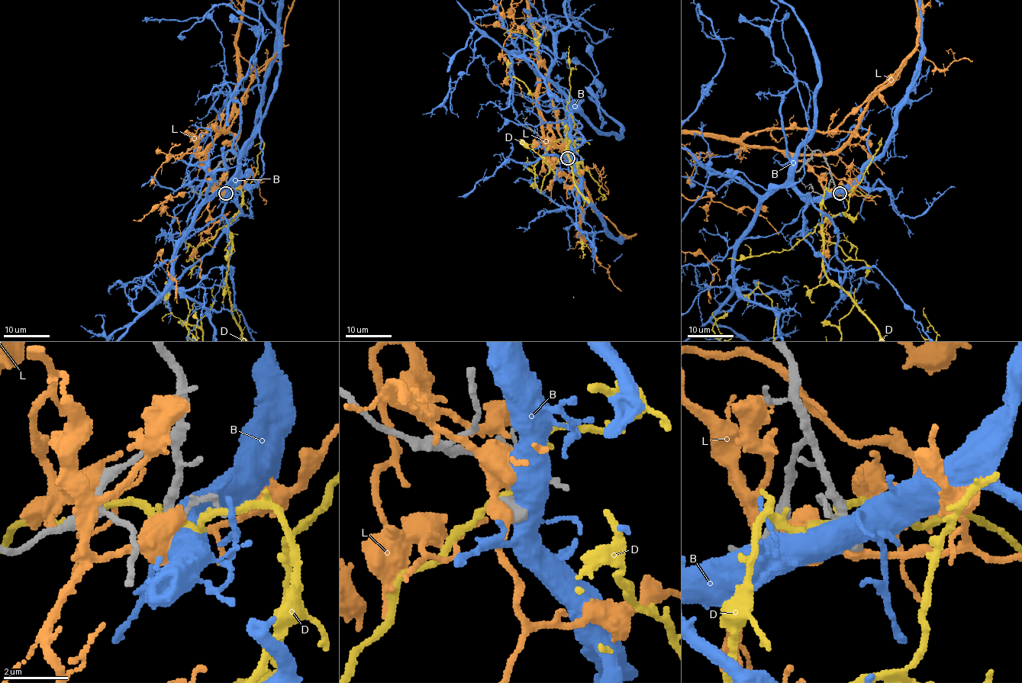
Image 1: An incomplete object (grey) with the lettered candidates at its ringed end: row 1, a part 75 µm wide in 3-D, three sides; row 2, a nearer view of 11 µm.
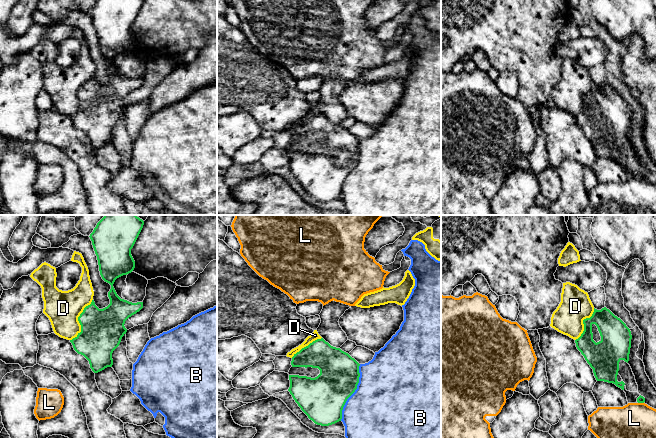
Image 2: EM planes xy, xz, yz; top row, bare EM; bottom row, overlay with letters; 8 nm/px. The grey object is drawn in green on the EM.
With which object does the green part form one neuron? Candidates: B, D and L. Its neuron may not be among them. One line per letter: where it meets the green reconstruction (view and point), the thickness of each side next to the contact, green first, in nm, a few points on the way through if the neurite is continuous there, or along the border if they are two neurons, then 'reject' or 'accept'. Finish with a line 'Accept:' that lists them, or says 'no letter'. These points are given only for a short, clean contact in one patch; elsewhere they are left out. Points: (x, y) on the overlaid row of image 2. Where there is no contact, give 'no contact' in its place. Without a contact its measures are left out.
B: contact xz (354, 391); calibres 340 and 500 nm; reject
D: contact xy (78, 320); calibres 340 and 280 nm; reject
L: contact yz (641, 402); calibres 60 and 420 nm; reject
Accept: no letter

